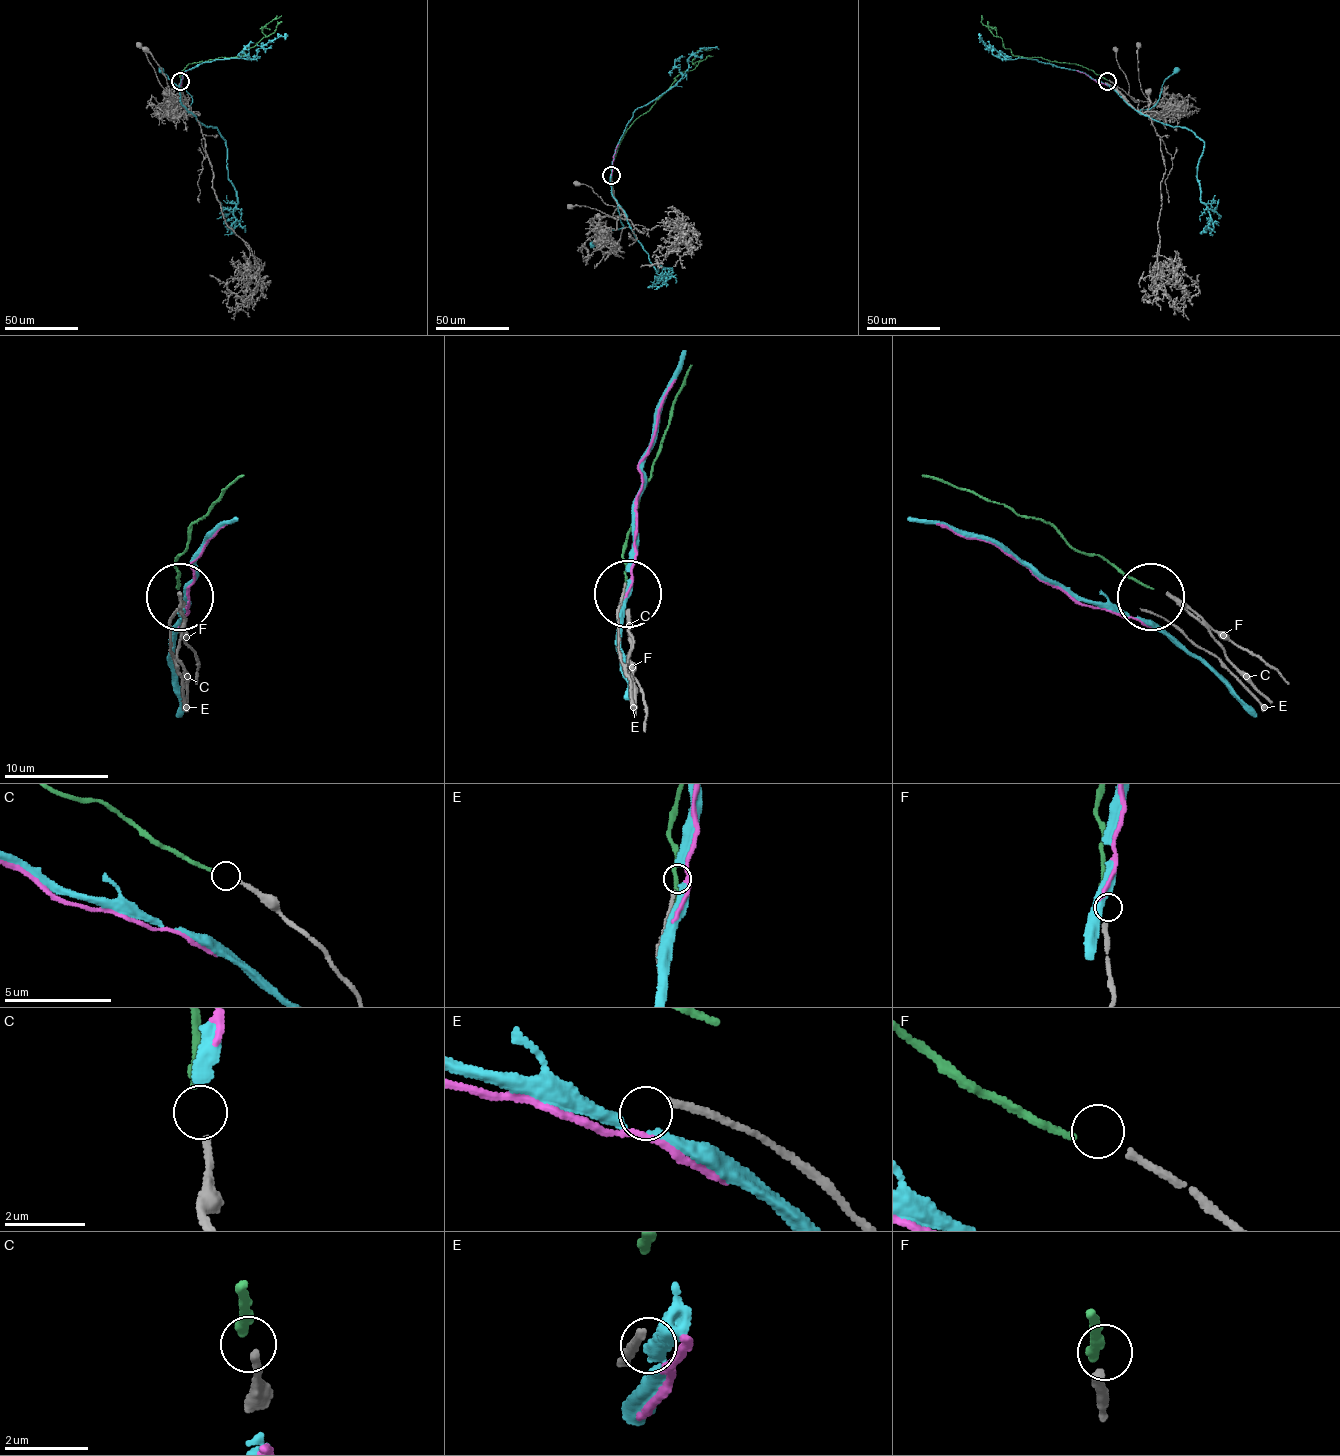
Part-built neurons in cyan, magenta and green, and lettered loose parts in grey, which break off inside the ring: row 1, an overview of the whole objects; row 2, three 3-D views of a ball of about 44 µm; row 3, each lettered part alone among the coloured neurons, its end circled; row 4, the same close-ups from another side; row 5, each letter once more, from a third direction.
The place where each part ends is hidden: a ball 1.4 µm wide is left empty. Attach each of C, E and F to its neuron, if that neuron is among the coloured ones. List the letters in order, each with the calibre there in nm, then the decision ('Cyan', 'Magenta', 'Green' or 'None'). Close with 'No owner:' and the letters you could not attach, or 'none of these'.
C: Thickness 170 nm. Green
E: Thickness 170 nm. None
F: Thickness 200 nm. None
No owner: E, F

